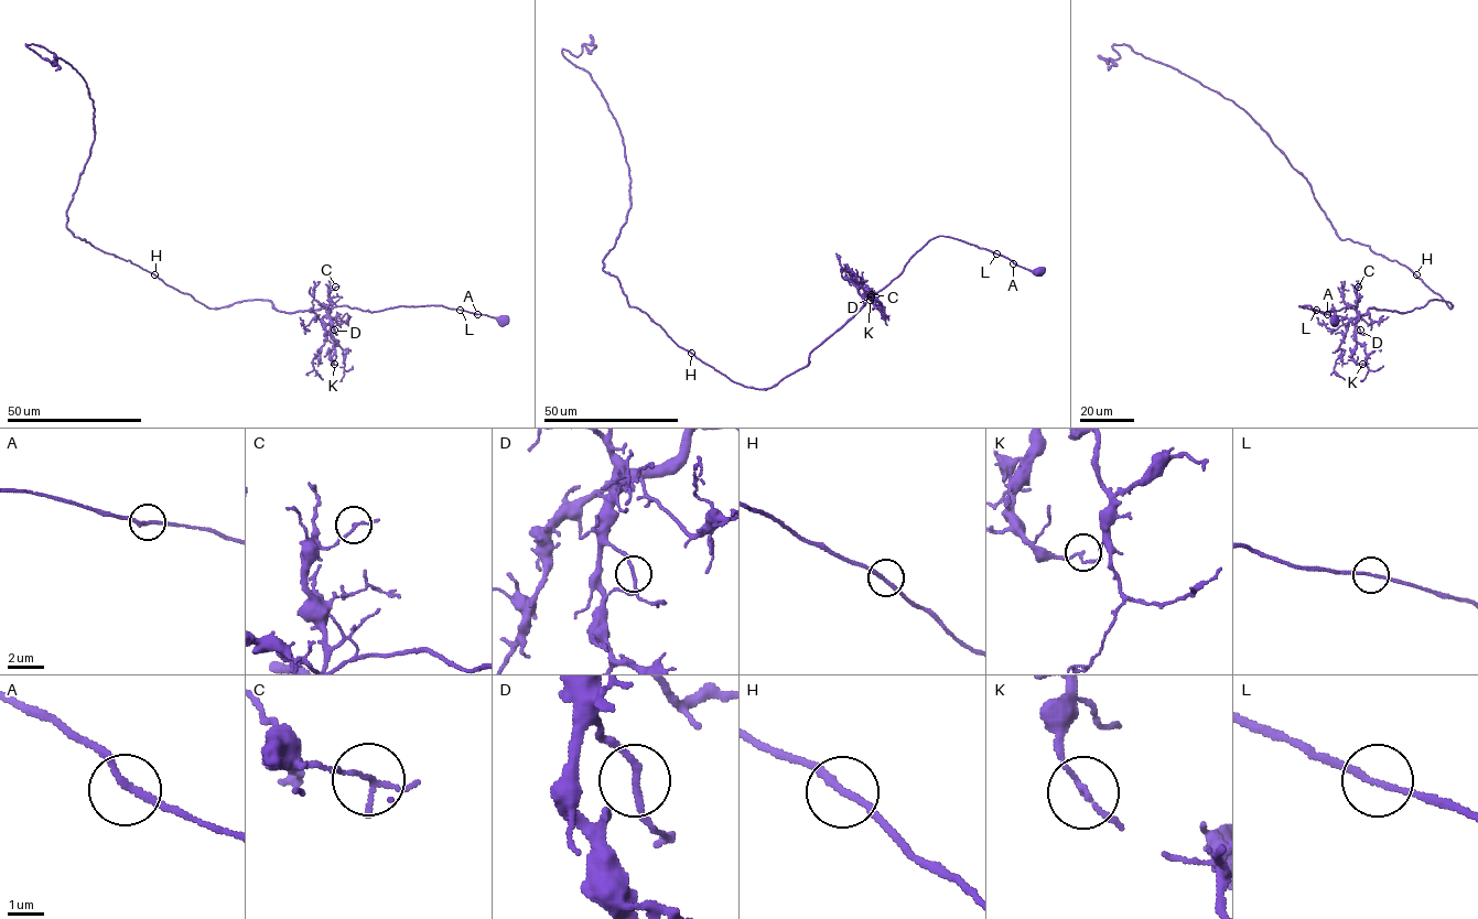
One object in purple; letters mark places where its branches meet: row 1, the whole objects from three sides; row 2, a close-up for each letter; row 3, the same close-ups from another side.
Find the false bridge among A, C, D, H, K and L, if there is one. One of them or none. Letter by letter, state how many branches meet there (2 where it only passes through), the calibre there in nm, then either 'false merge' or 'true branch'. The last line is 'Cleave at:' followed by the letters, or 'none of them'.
A: branches 2; calibre 180 nm; true branch
C: branches 2; calibre 140 nm; true branch
D: branches 2; calibre 170 nm; true branch
H: branches 2; calibre 200 nm; true branch
K: branches 2; calibre 130 nm; true branch
L: branches 2; calibre 140 nm; true branch
Cleave at: none of them

